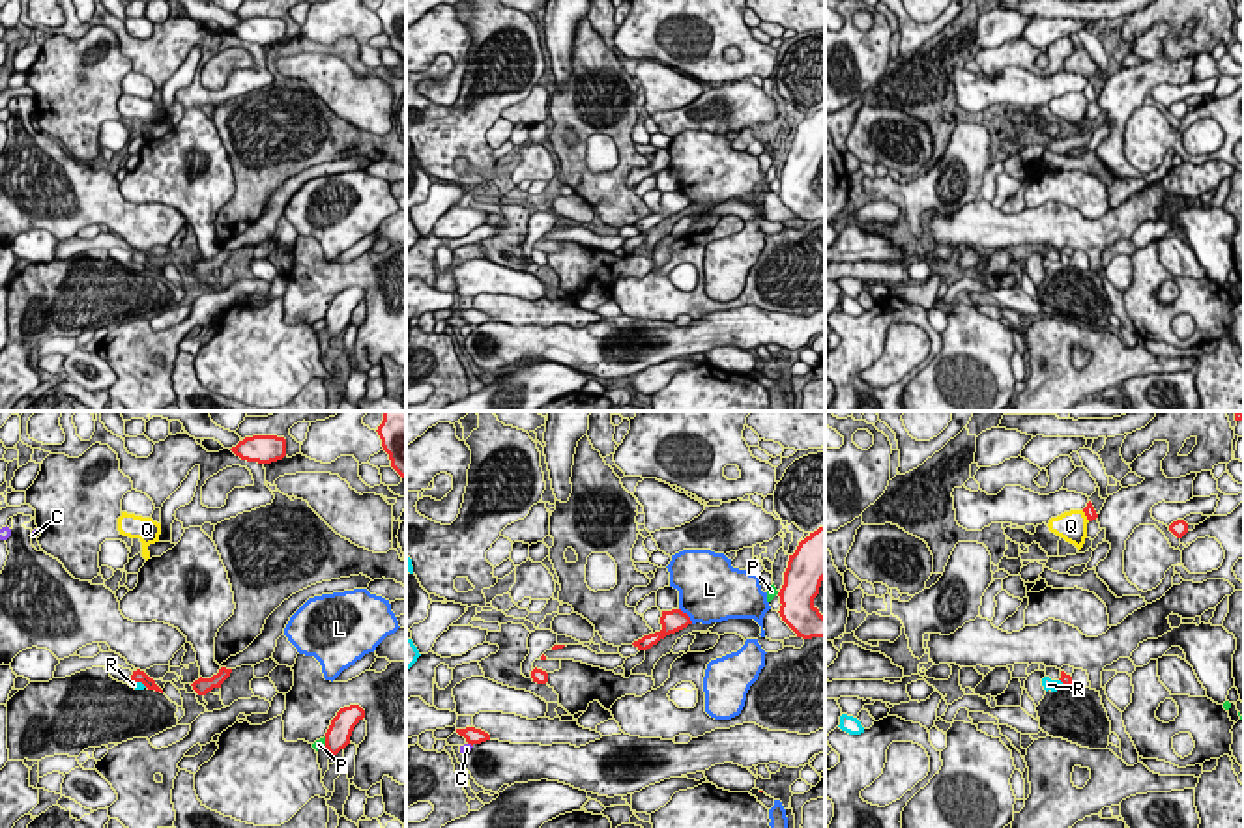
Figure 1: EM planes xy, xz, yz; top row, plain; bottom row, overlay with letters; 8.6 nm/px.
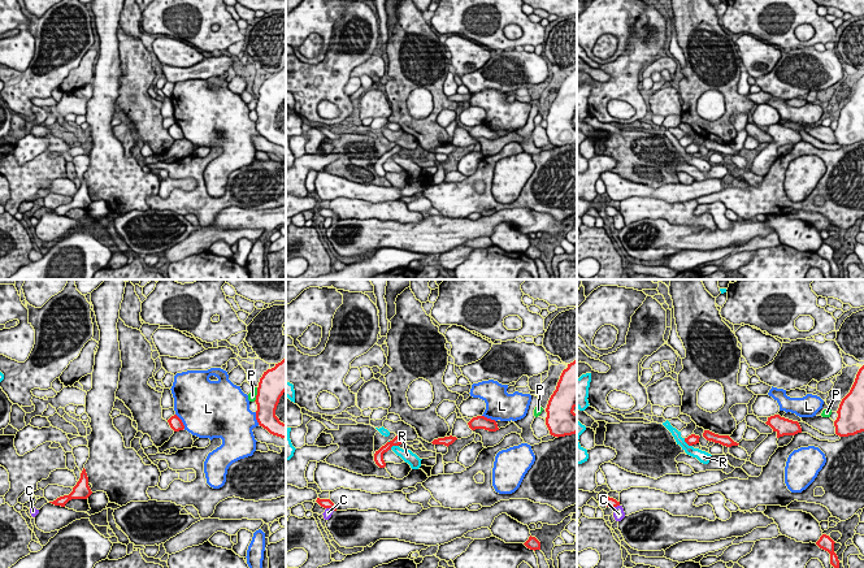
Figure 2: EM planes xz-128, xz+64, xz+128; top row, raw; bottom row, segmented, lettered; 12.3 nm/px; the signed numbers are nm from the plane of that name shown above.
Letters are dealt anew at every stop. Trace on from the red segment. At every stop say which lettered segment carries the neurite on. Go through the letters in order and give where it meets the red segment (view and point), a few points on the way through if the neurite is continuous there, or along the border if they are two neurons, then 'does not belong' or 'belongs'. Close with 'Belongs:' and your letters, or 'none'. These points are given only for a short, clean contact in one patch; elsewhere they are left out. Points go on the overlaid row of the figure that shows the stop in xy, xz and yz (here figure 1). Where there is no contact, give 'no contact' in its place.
C: xz (470, 742) | along xz (468, 742), (472, 746) | does not belong
L: xz (687, 615) | does not belong
P: xy (326, 742) | does not belong
Q: yz (1085, 514) | does not belong
R: xy (139, 681) | along xy (131, 681), (141, 681), (146, 686) | does not belong
Belongs: none

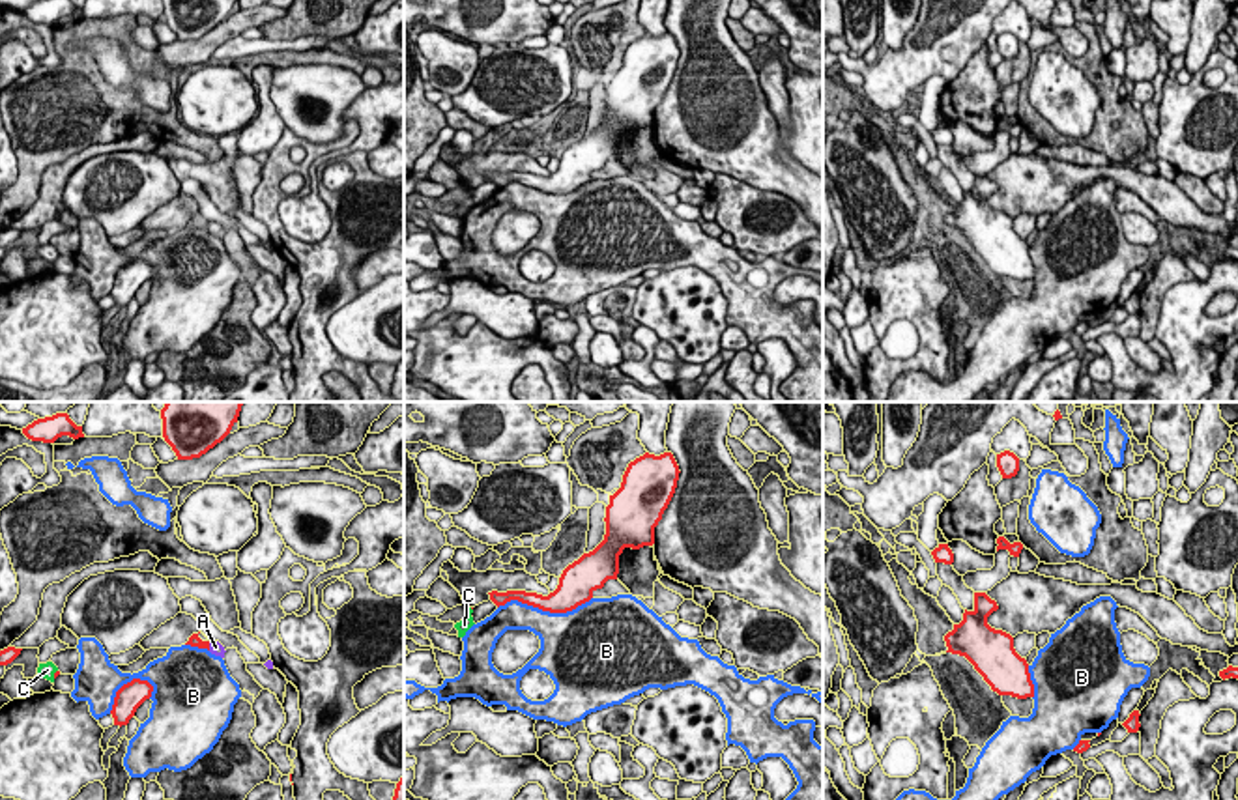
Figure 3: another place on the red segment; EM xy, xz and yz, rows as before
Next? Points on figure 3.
A: xy (208, 645) | across xy (195, 642), (208, 645), (215, 647) | belongs
B: xz (545, 610) | does not belong
C: xy (55, 673) | across xy (57, 673), (55, 673), (47, 670) | belongs
Belongs: A, C

